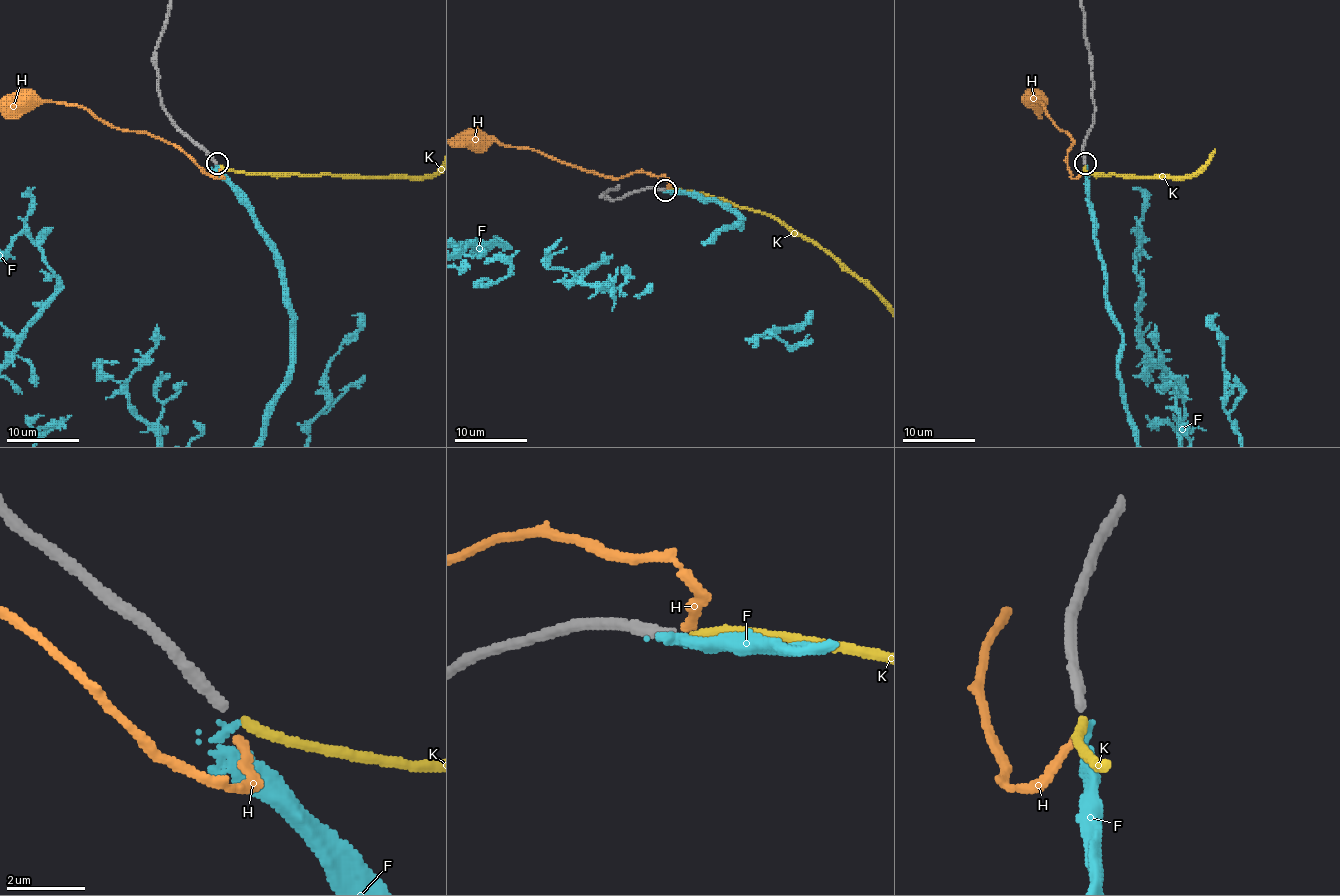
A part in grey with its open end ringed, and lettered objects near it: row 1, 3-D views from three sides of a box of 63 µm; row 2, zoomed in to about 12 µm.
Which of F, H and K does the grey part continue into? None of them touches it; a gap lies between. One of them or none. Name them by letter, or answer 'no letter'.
K

